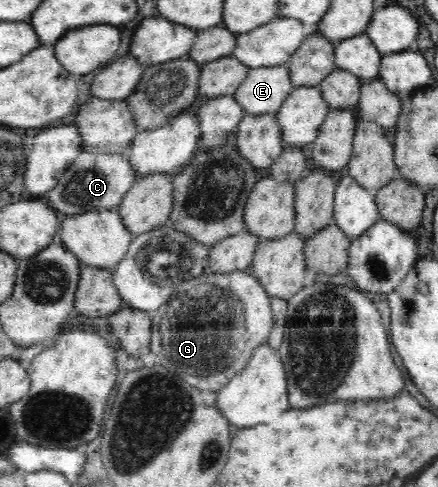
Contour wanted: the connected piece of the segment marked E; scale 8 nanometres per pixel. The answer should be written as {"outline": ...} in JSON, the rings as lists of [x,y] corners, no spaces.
{"outline":[[[288,64],[251,68],[249,73],[244,77],[242,84],[238,87],[238,90],[236,90],[234,98],[242,106],[242,109],[244,109],[244,114],[270,114],[276,116],[284,100],[288,98],[294,89],[294,85],[290,81]]]}

